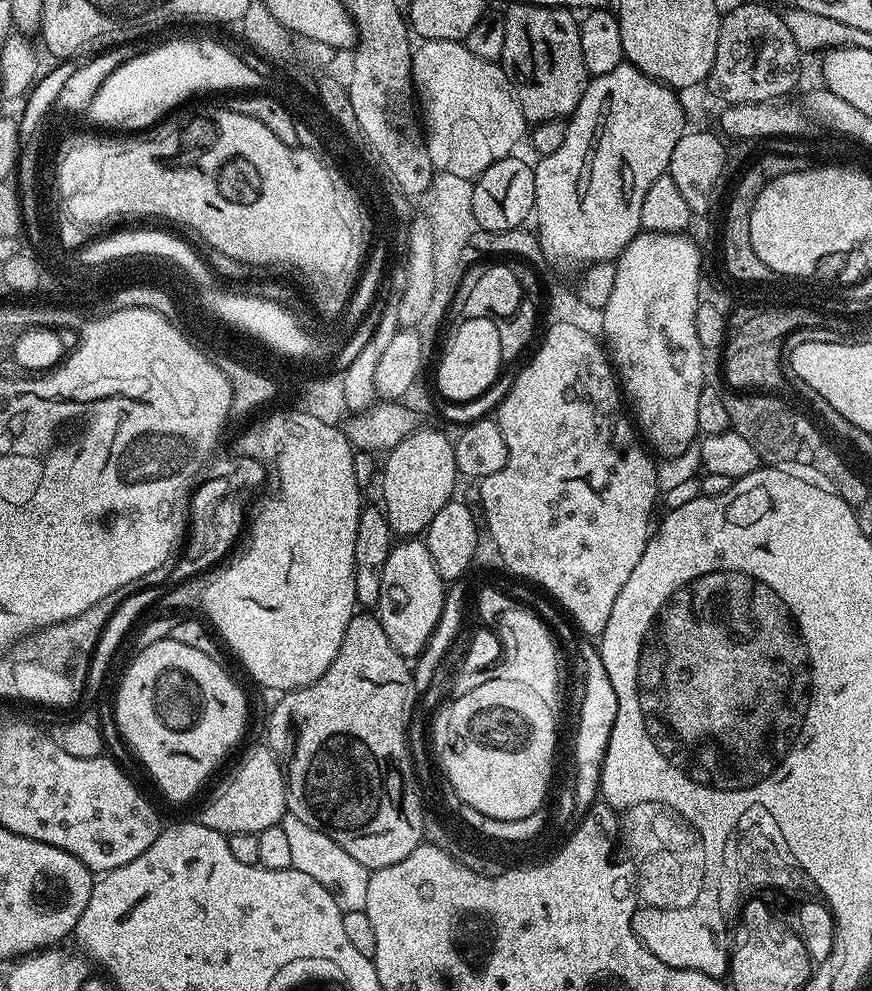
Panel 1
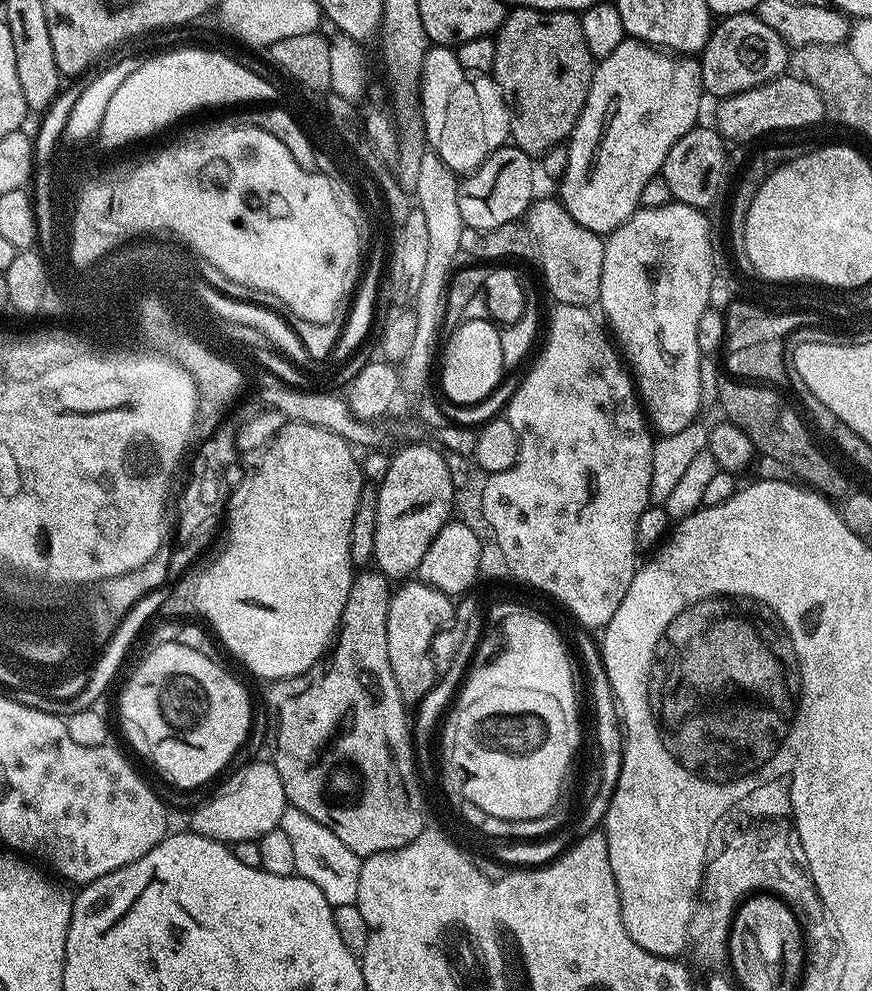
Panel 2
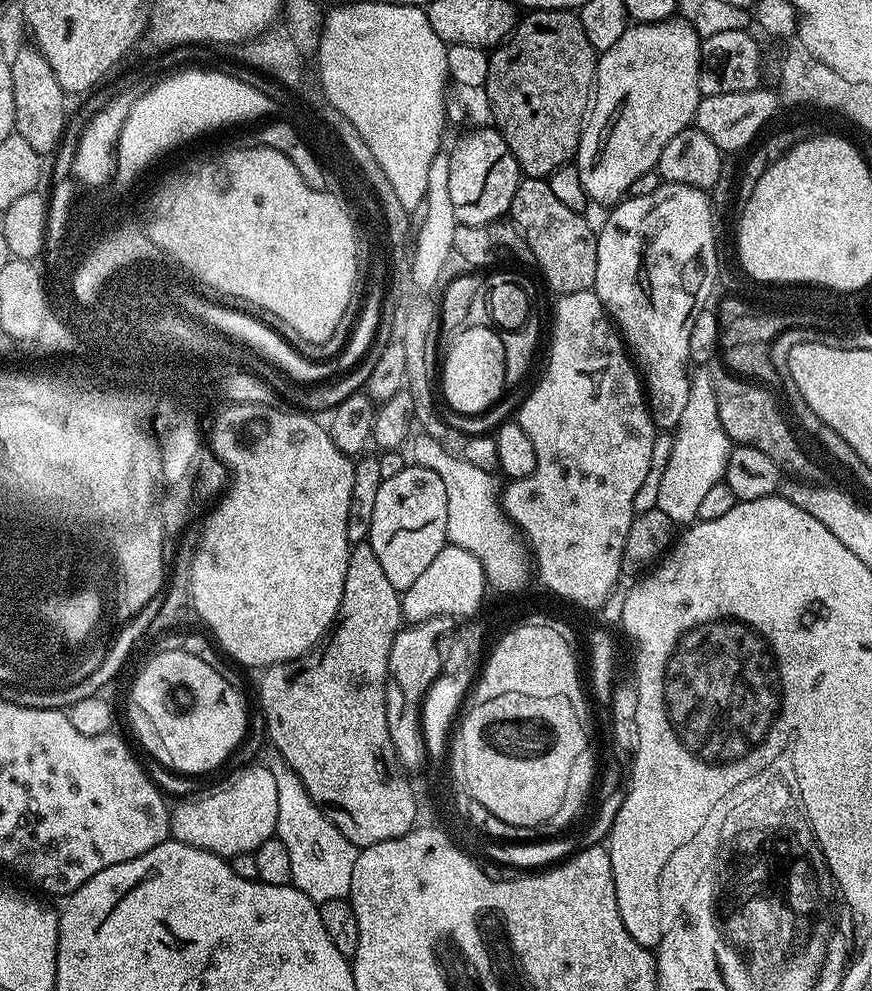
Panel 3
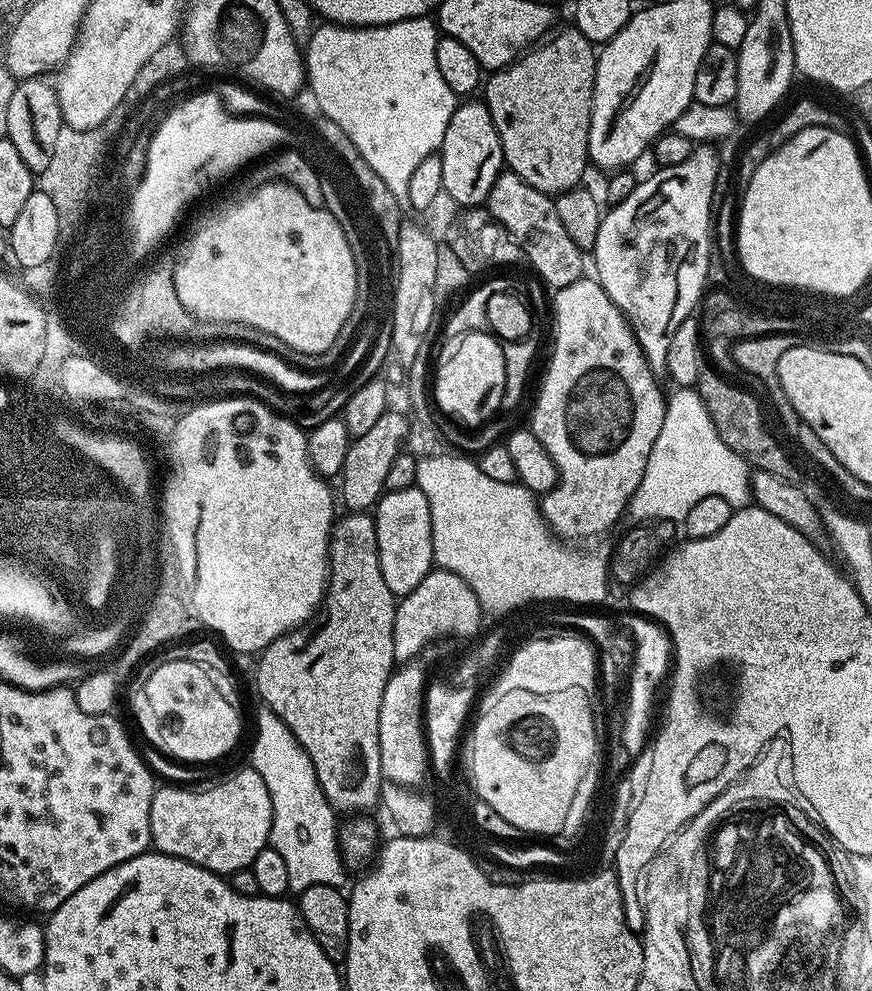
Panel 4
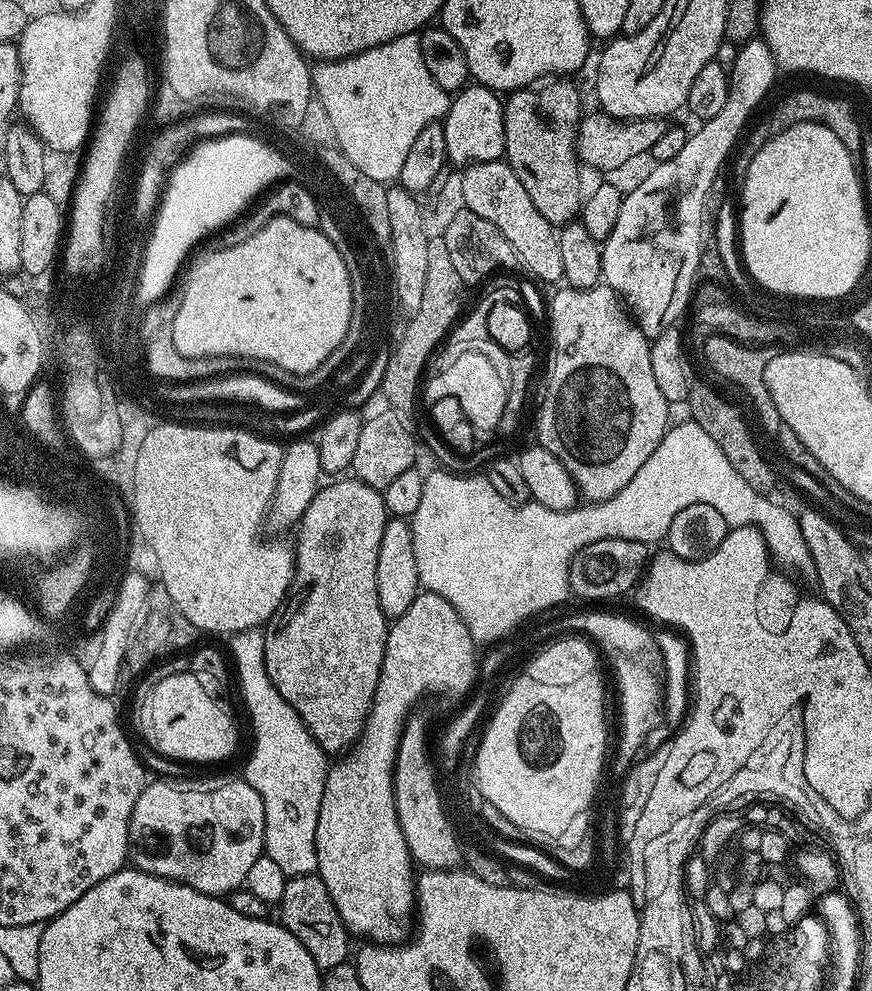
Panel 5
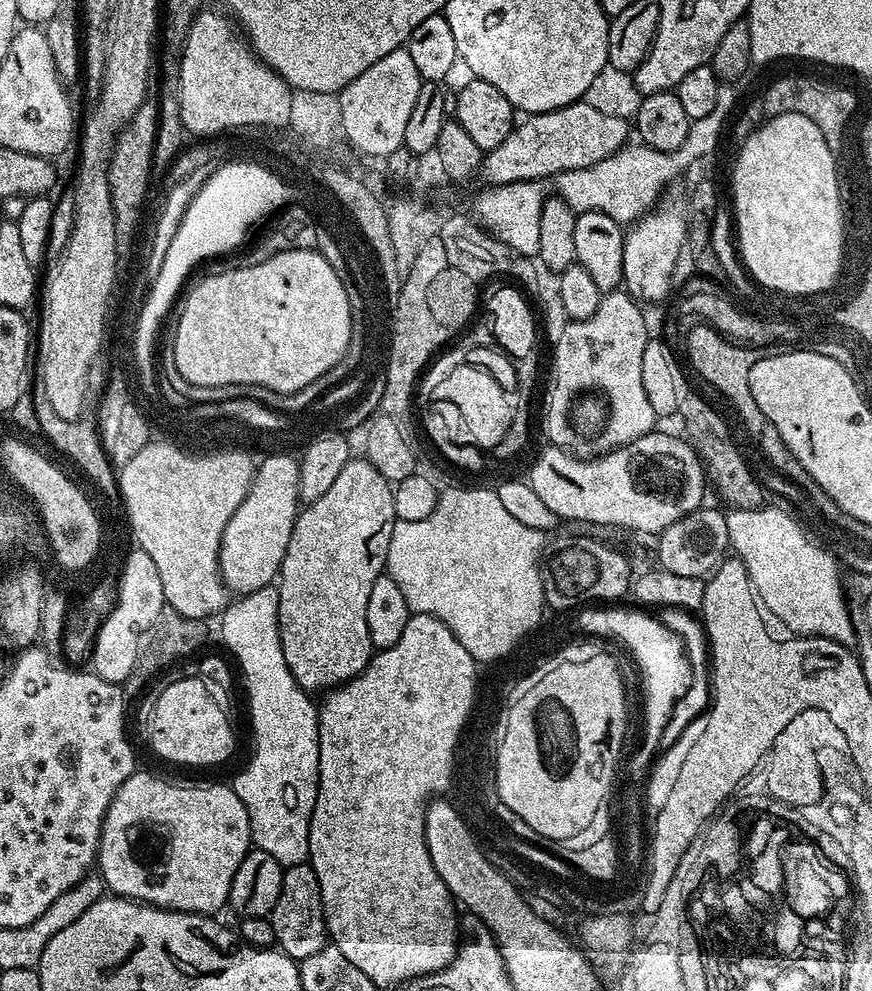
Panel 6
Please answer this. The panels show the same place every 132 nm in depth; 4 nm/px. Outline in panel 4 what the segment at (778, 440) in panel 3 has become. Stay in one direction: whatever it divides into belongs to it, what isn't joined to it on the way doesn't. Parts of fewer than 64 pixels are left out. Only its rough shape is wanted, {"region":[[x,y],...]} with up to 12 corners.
{"region":[[716,368],[695,389],[726,446],[757,472],[795,481],[764,412]]}

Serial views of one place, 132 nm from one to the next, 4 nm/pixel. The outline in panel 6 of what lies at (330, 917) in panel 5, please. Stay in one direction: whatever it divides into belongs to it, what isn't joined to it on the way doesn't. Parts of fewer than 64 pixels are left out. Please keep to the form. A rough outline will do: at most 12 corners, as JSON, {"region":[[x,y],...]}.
{"region":[[284,869],[270,917],[275,947],[291,960],[329,943],[318,874]]}

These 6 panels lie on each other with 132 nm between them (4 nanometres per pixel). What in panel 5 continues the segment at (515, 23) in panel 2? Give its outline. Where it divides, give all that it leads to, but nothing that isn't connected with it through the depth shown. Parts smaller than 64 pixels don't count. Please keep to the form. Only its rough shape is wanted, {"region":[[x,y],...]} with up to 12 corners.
{"region":[[580,92],[507,93],[504,156],[553,226],[579,217]]}

